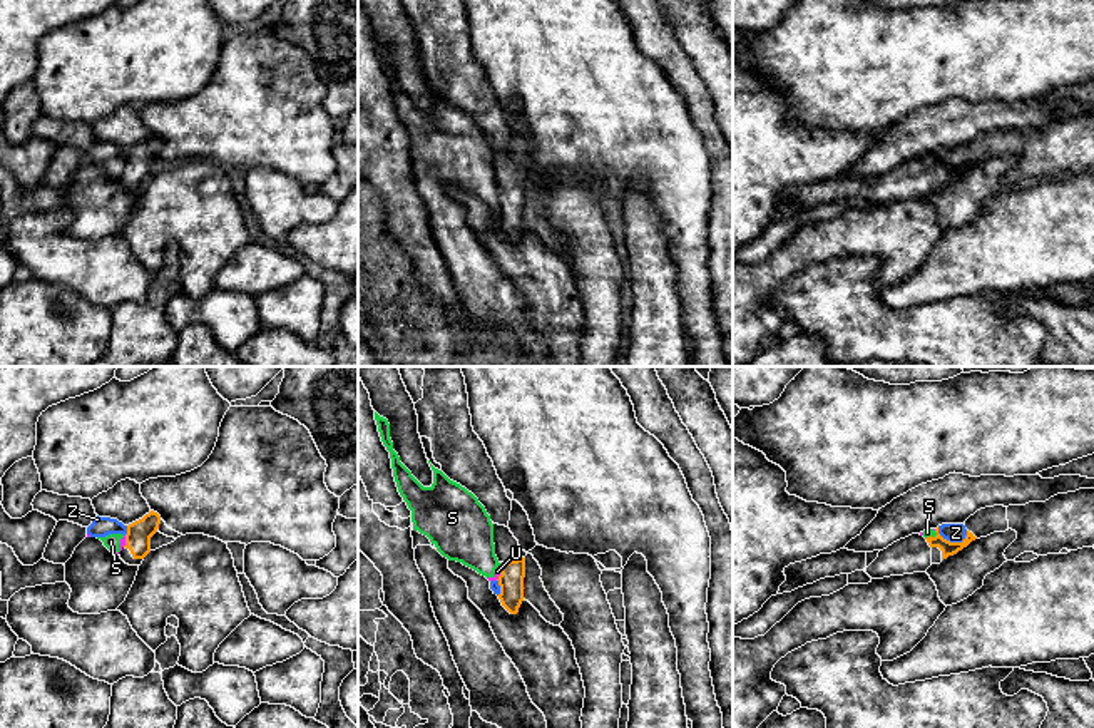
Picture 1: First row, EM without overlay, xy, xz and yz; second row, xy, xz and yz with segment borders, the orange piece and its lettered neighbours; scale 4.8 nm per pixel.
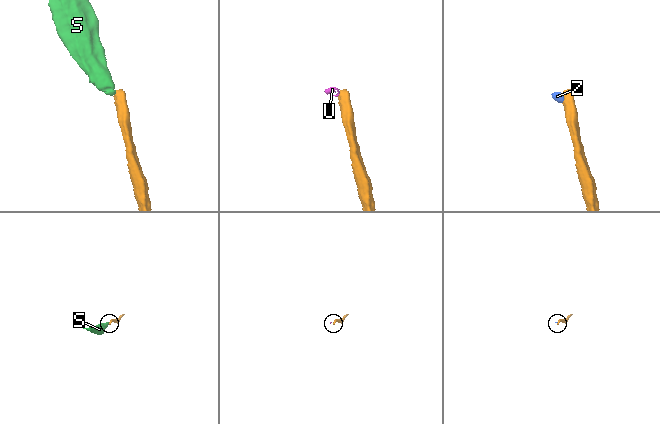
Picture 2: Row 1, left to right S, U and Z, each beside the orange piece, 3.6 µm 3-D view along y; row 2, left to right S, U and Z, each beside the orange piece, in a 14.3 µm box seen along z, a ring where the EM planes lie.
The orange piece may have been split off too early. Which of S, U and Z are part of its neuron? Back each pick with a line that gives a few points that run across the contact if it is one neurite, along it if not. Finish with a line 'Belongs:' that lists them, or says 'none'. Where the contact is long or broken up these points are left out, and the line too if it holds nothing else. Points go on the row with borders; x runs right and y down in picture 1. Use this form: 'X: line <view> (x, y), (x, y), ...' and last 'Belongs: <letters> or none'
Belongs: none

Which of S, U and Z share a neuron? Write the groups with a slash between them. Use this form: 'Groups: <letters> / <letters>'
Groups: S U Z

